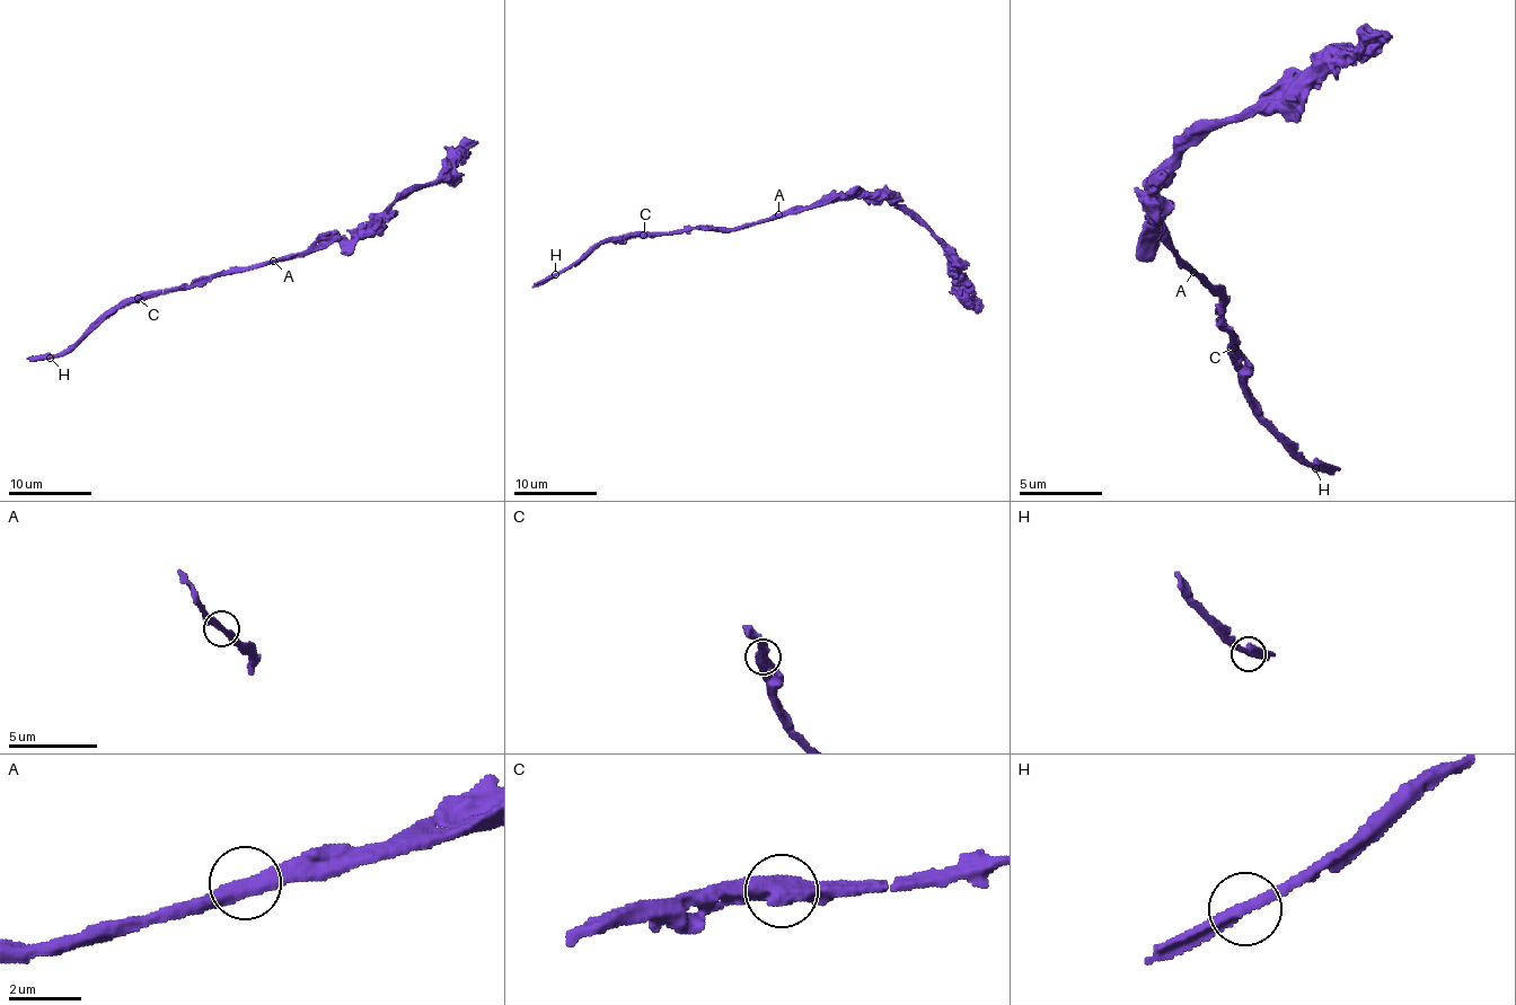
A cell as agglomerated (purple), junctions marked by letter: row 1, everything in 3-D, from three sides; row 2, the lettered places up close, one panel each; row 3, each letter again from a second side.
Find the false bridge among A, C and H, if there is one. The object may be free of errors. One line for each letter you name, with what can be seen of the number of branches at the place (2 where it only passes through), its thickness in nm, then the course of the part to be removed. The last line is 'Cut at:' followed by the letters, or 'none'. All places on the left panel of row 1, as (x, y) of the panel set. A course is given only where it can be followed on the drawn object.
Cut at: none

